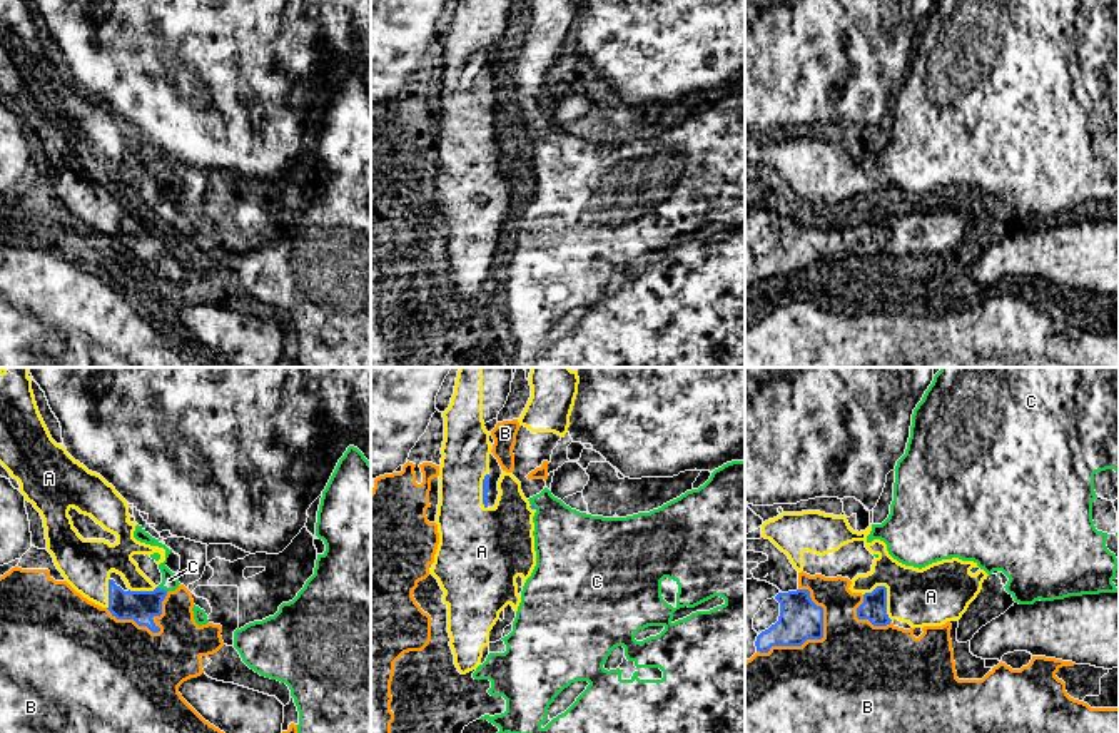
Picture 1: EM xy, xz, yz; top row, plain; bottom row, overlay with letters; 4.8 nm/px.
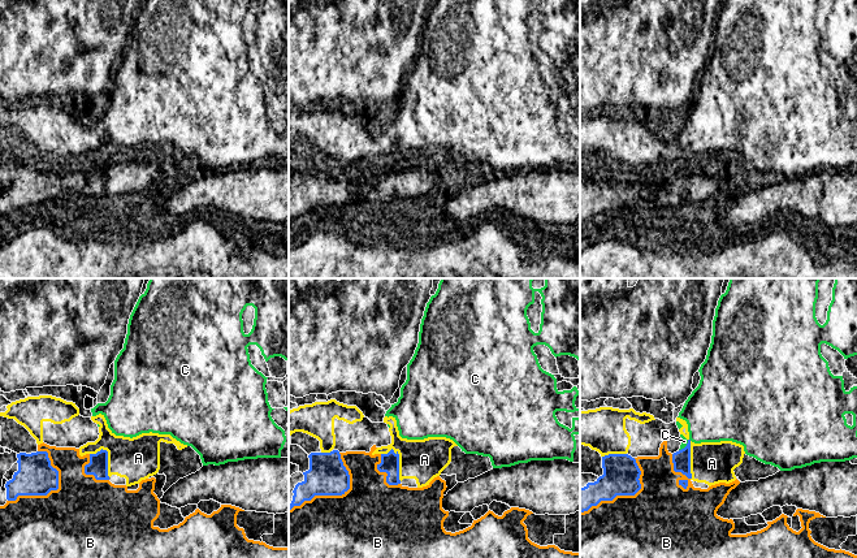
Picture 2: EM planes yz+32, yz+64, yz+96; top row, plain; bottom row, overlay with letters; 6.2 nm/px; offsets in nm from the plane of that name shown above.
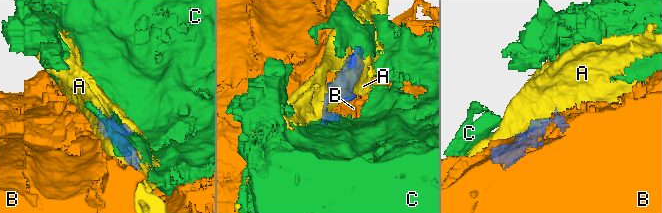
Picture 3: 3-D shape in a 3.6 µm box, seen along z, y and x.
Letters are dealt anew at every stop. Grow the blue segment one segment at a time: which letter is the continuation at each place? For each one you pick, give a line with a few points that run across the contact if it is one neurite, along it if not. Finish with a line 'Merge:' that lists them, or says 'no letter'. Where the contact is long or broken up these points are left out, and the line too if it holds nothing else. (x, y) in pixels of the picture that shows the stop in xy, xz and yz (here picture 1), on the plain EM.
Merge: A

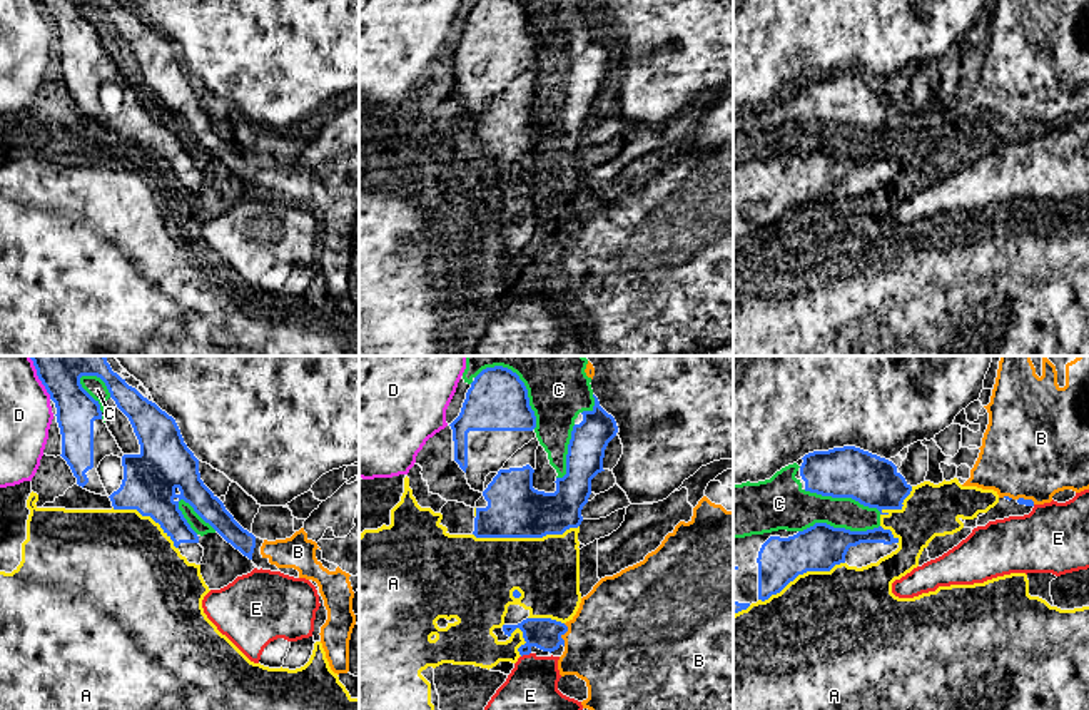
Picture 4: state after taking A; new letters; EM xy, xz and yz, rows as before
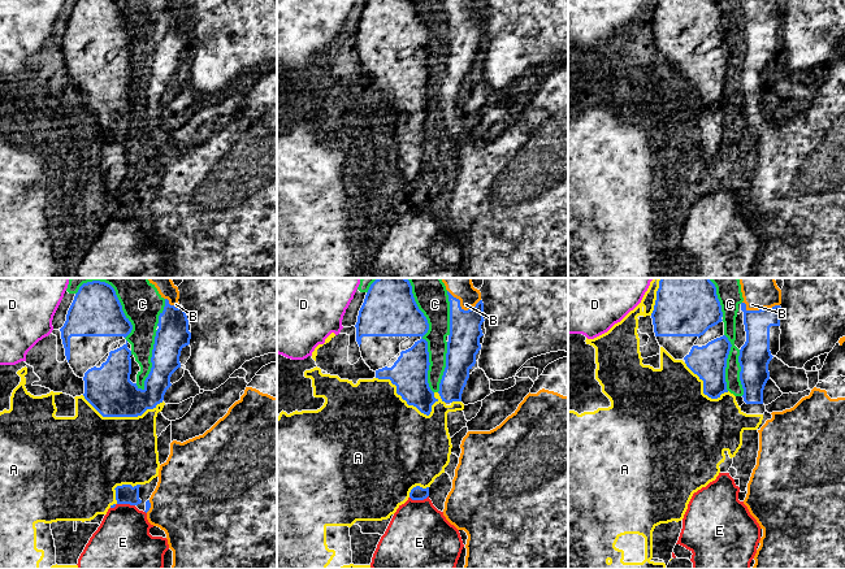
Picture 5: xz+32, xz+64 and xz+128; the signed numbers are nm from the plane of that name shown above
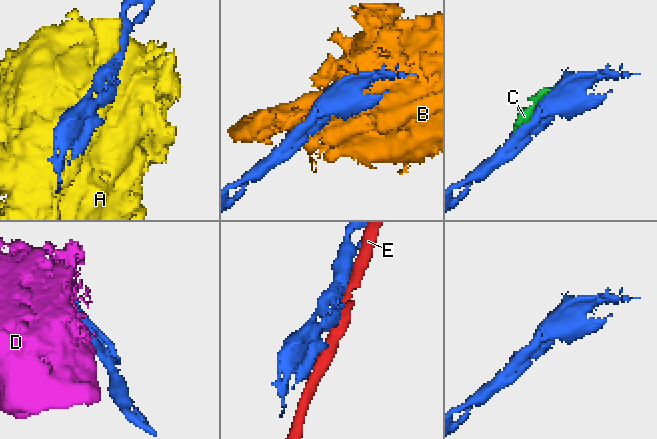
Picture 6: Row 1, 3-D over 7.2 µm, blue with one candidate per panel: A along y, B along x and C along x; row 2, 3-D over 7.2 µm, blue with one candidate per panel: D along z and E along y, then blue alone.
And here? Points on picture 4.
Merge: no letter

